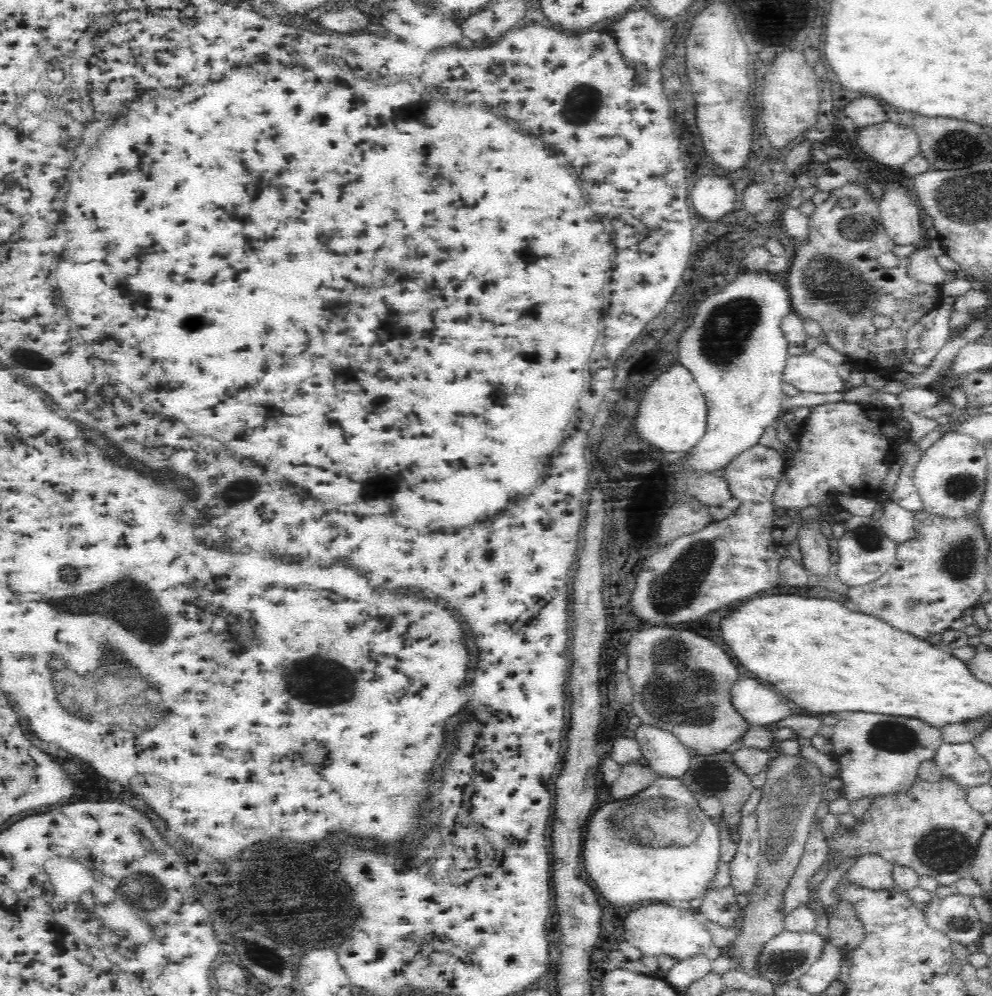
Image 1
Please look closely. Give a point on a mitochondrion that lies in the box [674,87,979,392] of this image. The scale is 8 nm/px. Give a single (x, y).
(840, 285)

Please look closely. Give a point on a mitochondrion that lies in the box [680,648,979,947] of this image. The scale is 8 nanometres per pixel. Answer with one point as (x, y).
(944, 852)

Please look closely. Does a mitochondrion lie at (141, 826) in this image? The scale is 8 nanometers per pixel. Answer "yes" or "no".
no

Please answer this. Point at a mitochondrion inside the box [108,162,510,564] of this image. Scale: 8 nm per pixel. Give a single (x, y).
(240, 492)

